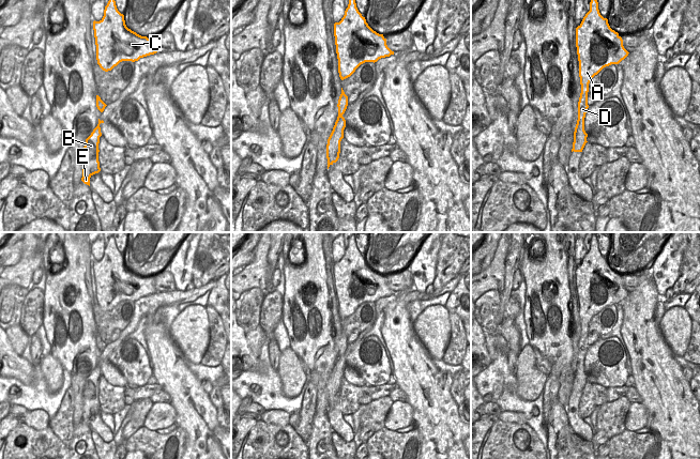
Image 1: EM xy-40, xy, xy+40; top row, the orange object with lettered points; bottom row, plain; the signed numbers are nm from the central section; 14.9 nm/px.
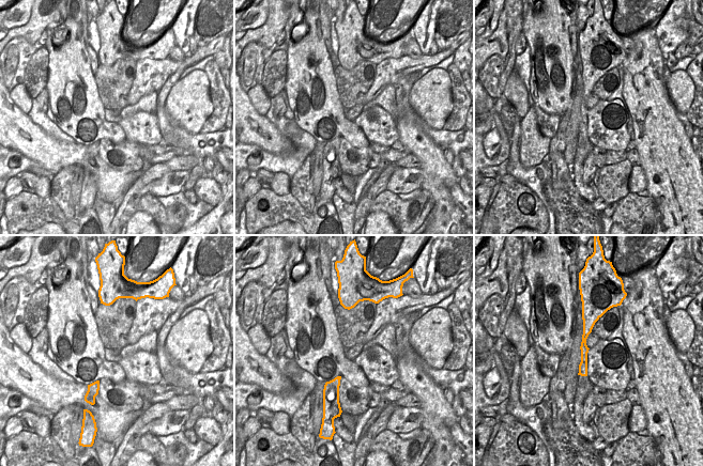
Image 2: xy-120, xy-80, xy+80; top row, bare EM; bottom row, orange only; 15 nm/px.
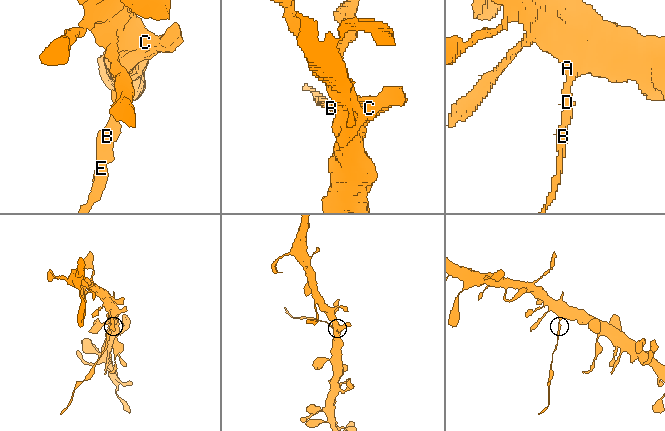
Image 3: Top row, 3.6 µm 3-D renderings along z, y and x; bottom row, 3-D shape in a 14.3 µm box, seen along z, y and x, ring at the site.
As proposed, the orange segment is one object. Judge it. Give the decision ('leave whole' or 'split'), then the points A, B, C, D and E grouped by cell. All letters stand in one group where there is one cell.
split; groups A C / B D E

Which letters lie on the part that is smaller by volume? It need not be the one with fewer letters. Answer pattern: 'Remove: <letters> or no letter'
Remove: B, D, E.

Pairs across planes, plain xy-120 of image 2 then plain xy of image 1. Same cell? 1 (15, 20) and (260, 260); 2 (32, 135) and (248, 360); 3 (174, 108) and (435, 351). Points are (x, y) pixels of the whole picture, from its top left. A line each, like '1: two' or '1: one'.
1: two
2: one
3: one

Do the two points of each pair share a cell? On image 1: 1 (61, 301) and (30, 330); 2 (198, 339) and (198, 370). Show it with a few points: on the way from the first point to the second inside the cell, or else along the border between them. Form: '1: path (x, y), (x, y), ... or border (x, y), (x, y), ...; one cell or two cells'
1: border (44, 293), (42, 323); two cells
2: border (185, 358), (199, 364); two cells

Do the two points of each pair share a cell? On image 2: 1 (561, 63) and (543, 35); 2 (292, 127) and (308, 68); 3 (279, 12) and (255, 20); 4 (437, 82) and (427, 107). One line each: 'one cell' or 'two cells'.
1: one cell
2: two cells
3: two cells
4: one cell

